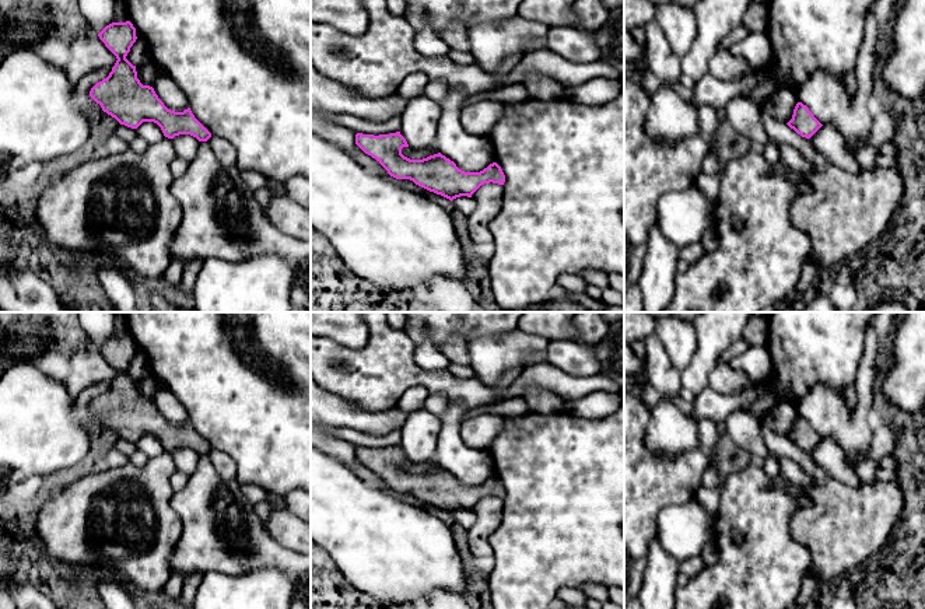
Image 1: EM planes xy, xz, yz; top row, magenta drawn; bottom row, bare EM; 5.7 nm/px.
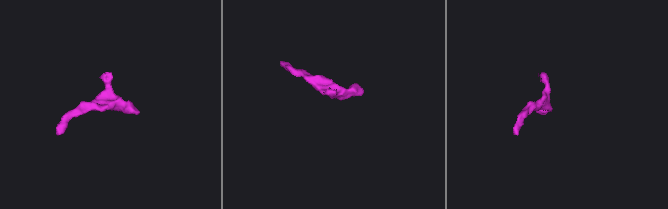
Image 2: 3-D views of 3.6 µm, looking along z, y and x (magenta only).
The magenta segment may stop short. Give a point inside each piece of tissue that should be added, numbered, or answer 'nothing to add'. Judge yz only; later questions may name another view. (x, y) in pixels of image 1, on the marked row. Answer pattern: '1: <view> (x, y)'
nothing to add

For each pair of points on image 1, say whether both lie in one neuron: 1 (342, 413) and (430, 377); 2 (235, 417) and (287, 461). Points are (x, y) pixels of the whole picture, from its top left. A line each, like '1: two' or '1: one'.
1: two
2: one

